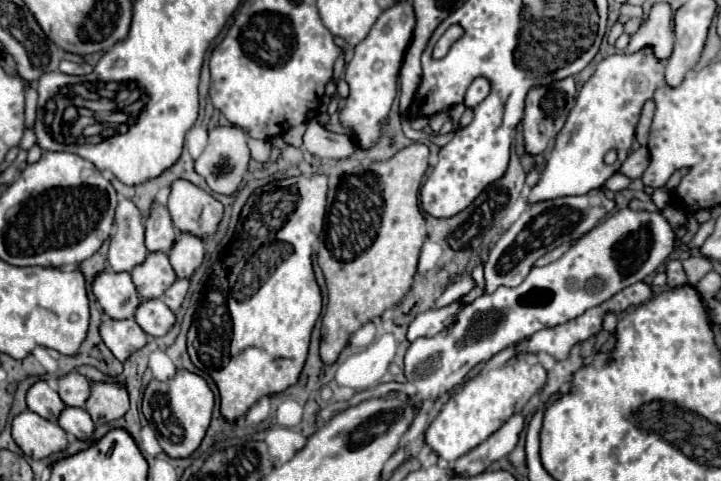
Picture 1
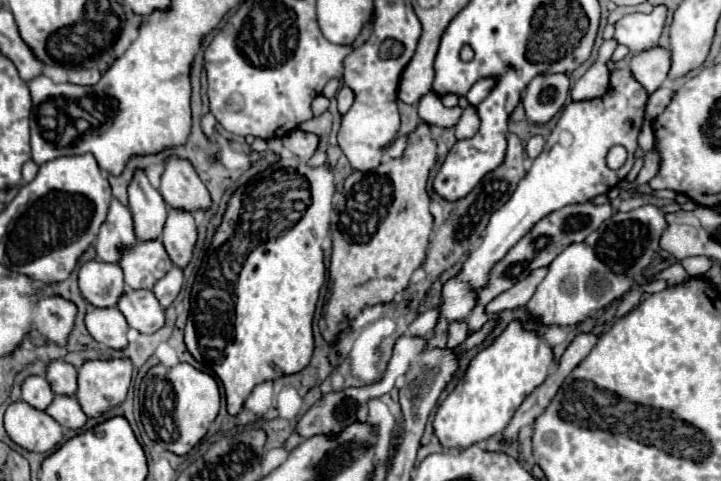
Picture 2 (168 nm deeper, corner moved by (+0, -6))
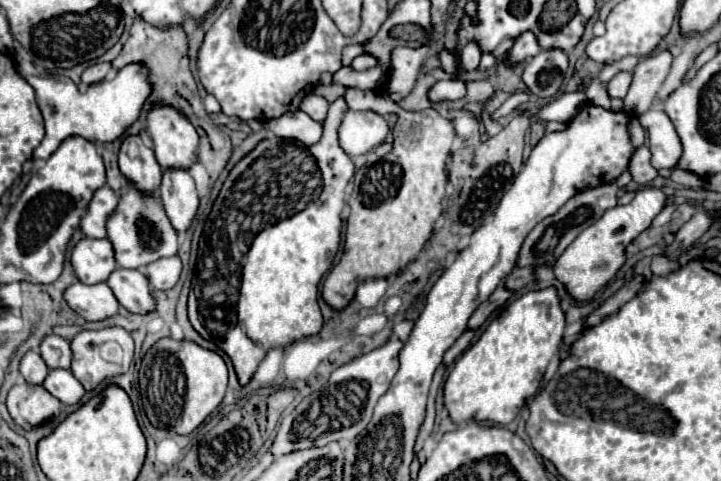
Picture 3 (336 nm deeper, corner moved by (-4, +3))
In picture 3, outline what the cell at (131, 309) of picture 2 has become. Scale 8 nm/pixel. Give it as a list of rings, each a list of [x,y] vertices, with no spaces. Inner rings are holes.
[[[115,268],[107,278],[107,286],[113,290],[119,304],[129,312],[145,314],[155,308],[151,286],[147,278],[143,278],[141,270]]]

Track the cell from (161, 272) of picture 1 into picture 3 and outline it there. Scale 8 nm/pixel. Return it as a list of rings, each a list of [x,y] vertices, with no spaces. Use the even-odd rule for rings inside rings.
[[[129,180],[127,192],[119,196],[117,208],[107,218],[107,238],[113,244],[117,264],[123,268],[143,268],[147,262],[177,254],[177,232],[171,226],[161,200],[155,194],[137,190]]]

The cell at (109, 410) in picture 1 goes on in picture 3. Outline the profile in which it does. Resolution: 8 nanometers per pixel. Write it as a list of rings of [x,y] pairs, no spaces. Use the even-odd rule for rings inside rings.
[[[109,326],[103,330],[81,330],[71,340],[71,350],[73,350],[71,372],[85,386],[85,390],[93,390],[105,378],[127,372],[133,362],[133,338],[121,326]]]

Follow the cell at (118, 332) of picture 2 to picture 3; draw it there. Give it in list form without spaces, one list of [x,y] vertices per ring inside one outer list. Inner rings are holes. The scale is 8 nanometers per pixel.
[[[75,282],[63,292],[65,302],[85,320],[103,320],[119,310],[119,302],[111,294],[111,288],[105,282],[99,284],[83,284]]]

